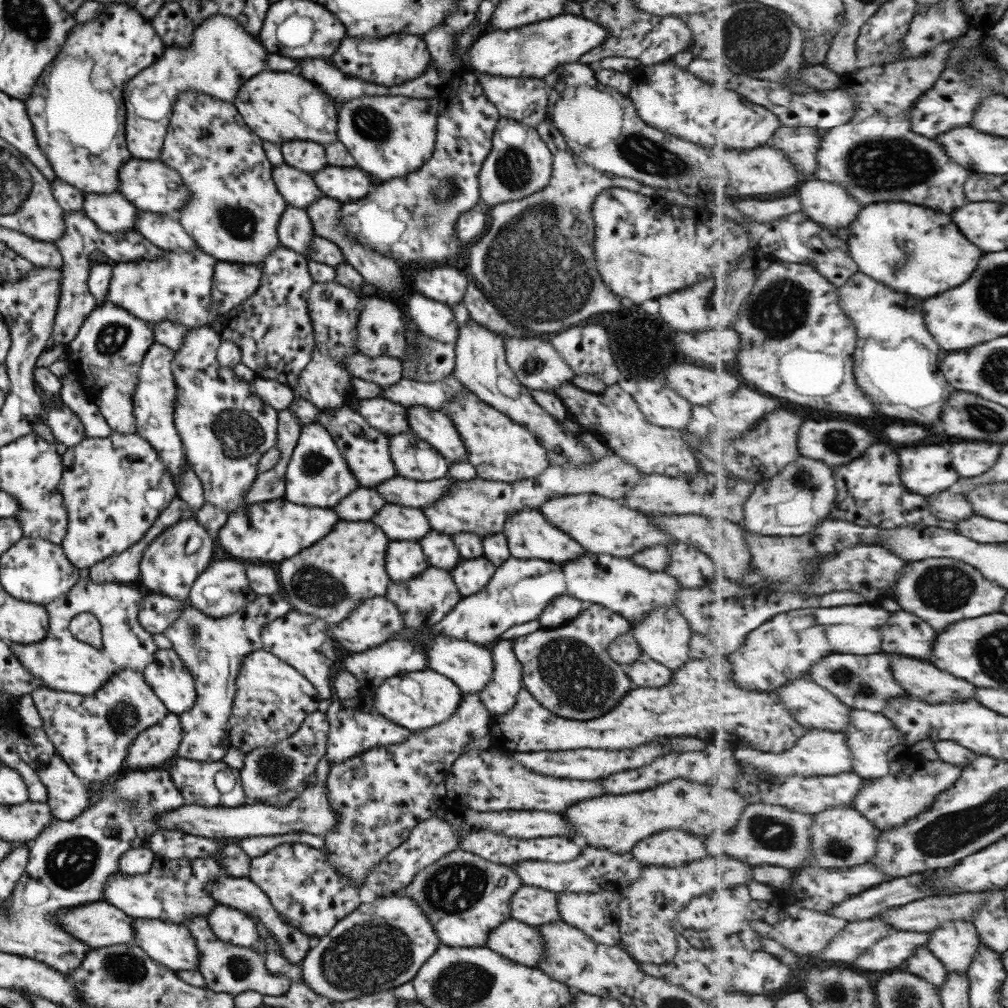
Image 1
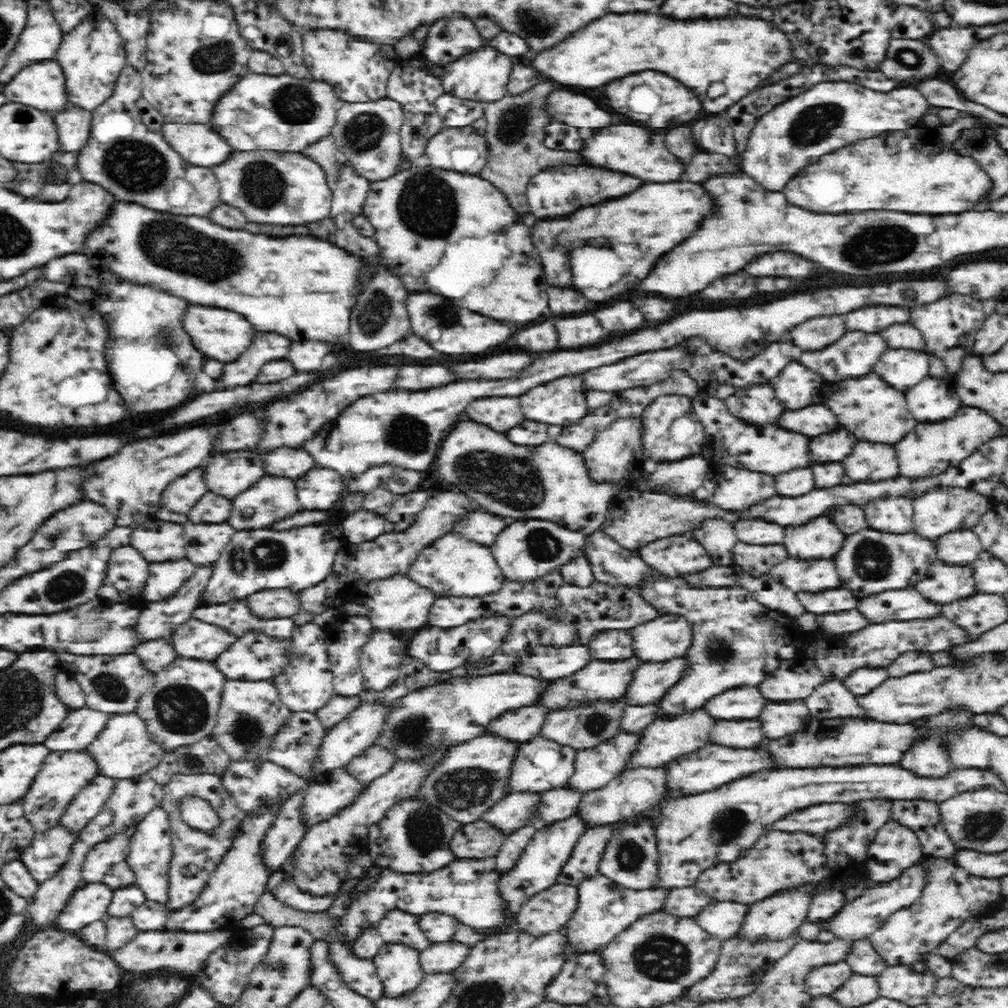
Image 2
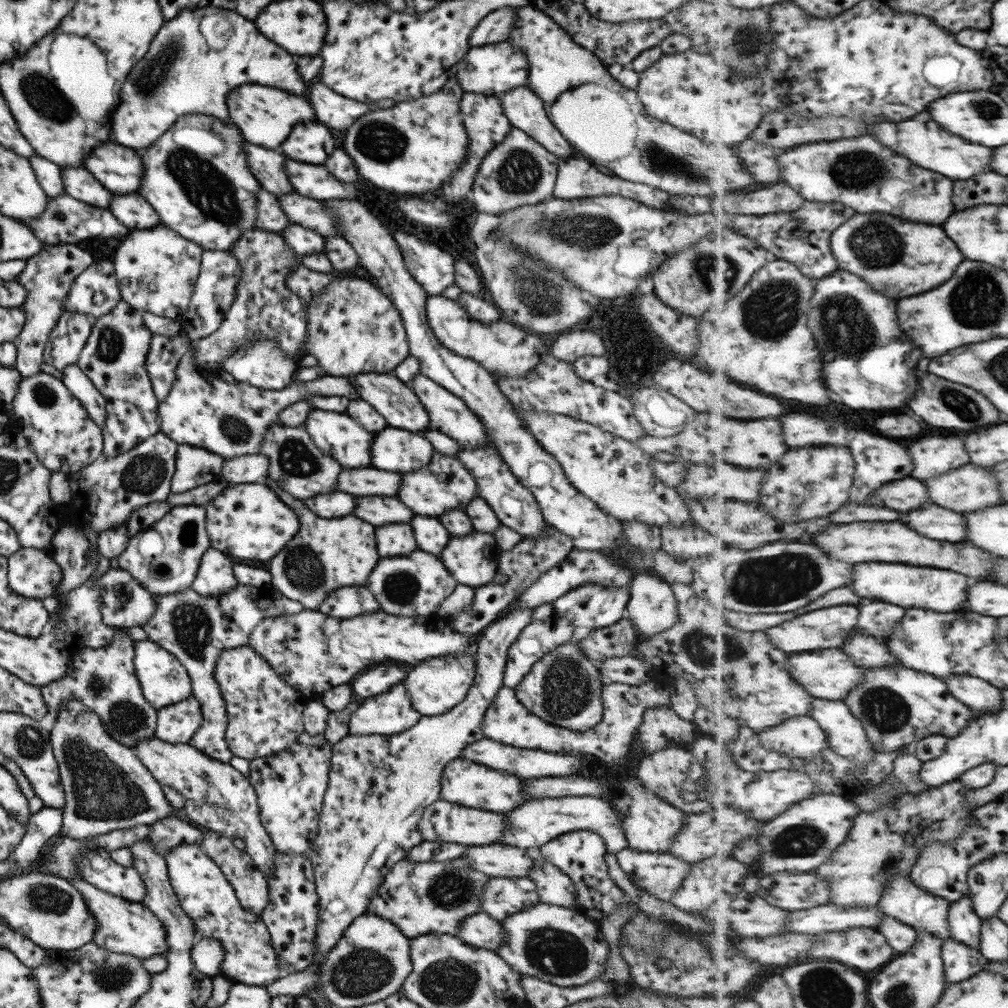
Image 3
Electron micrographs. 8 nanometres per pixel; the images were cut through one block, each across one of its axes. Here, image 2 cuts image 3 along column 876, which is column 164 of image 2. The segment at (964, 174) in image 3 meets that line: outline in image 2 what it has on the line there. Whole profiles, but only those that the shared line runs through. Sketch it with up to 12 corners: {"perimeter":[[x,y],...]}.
{"perimeter":[[165,123],[161,133],[186,162],[220,166],[234,152],[204,124]]}

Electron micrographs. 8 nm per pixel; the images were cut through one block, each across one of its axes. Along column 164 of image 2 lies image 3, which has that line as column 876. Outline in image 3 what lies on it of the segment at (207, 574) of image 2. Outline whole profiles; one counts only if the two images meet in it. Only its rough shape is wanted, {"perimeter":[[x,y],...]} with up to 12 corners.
{"perimeter":[[863,598],[859,626],[877,638],[891,636],[906,608]]}

